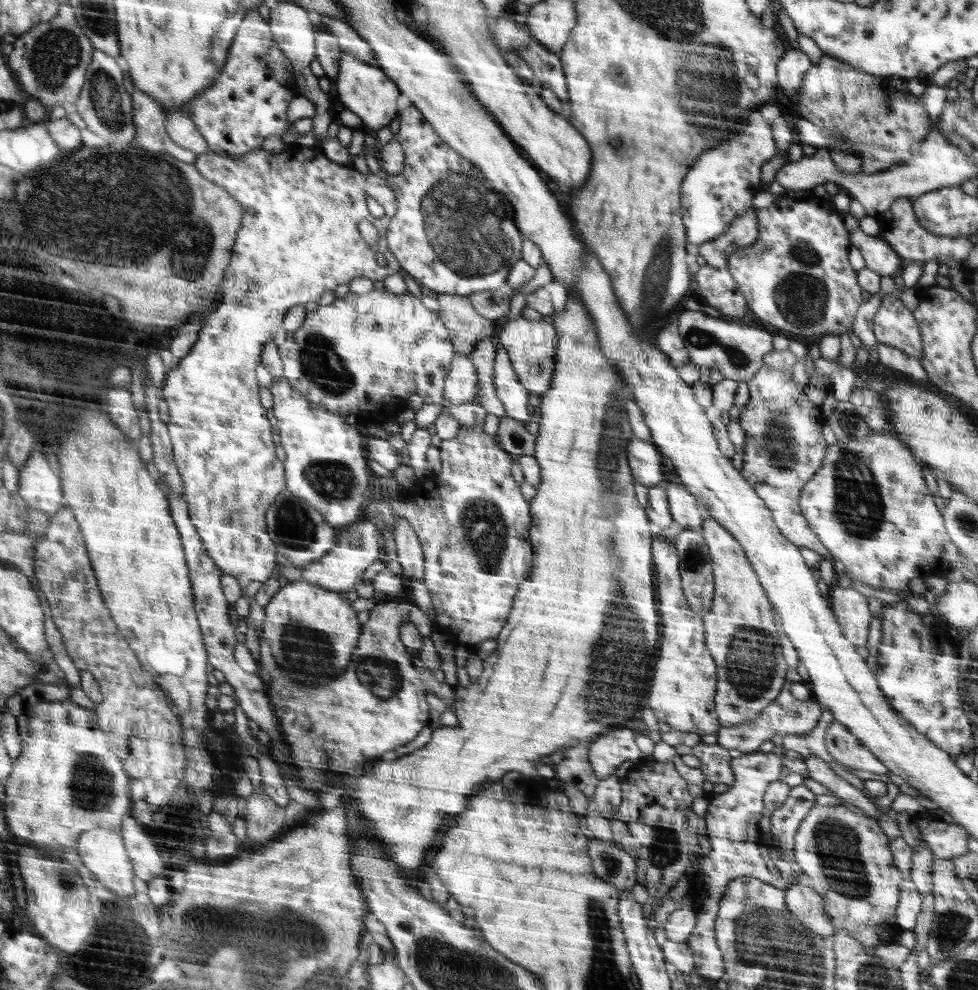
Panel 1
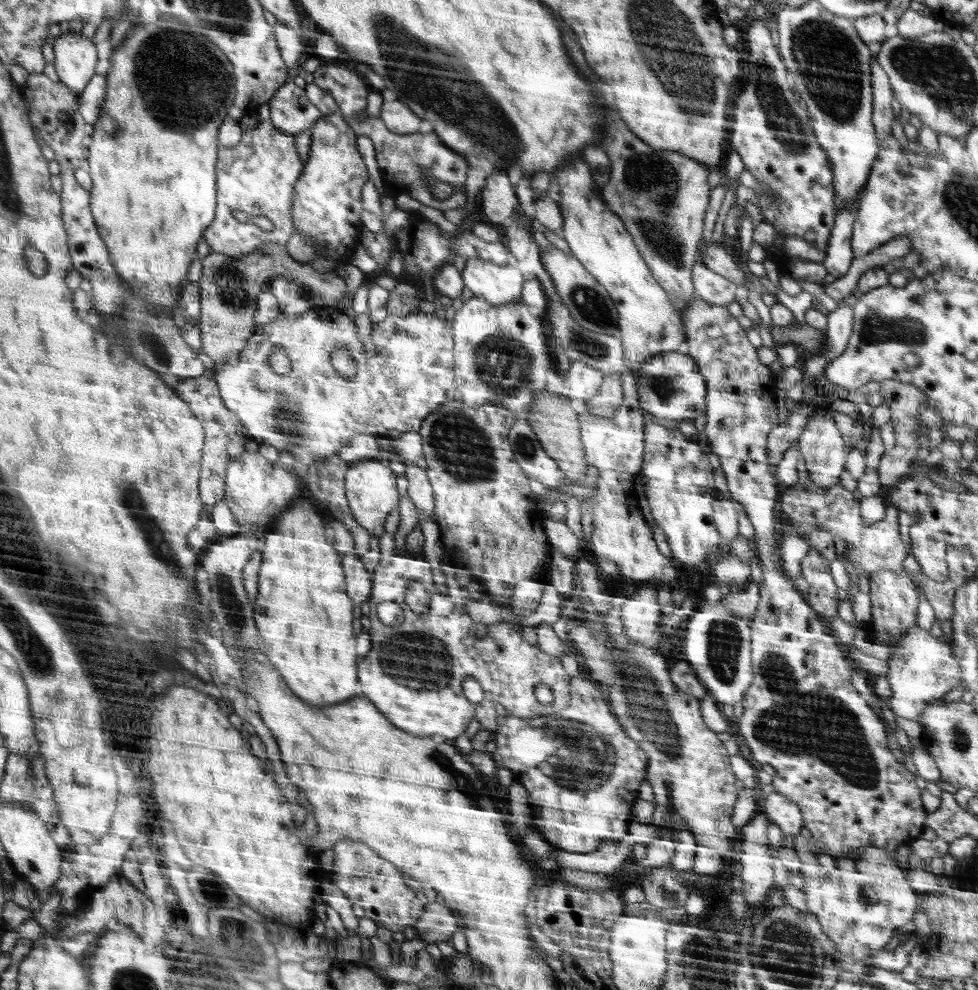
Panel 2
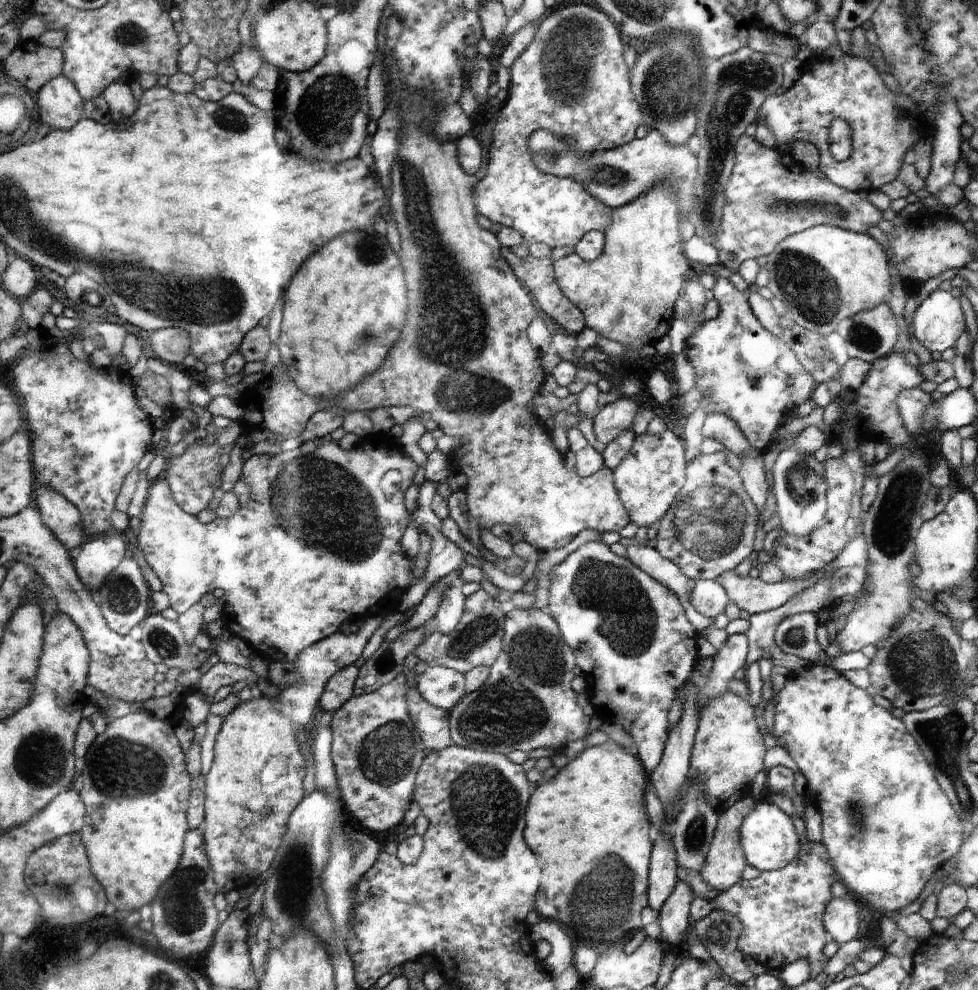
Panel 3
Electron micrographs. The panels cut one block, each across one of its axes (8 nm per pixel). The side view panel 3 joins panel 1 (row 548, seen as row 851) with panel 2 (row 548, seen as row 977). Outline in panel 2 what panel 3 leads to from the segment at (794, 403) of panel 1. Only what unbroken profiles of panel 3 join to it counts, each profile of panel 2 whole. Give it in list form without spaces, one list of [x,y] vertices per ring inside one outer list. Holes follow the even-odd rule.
[[[810,548],[801,566],[801,576],[810,585],[808,604],[812,605],[815,612],[820,612],[820,615],[826,618],[836,617],[838,588],[833,582],[833,577],[830,576],[826,557],[818,553],[816,548]]]

